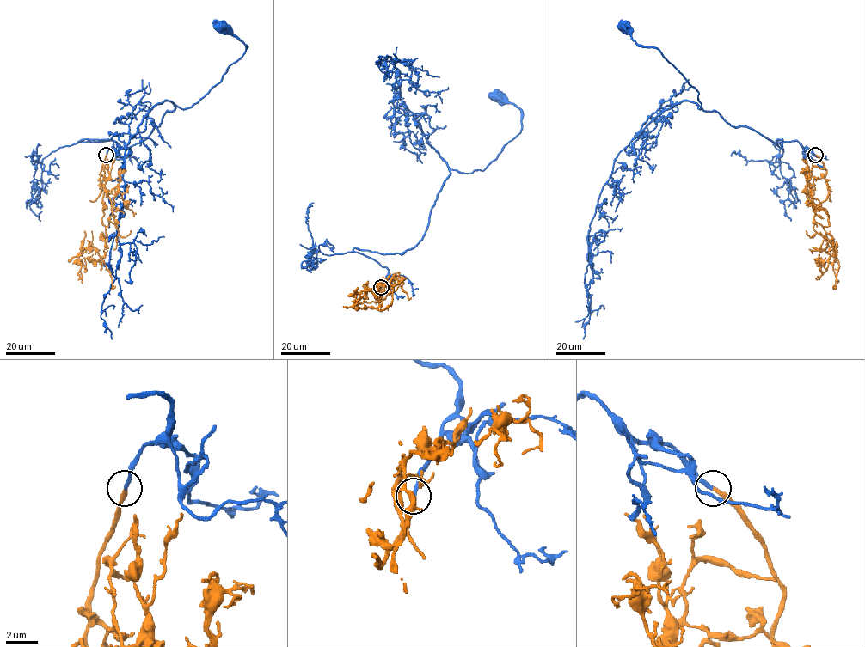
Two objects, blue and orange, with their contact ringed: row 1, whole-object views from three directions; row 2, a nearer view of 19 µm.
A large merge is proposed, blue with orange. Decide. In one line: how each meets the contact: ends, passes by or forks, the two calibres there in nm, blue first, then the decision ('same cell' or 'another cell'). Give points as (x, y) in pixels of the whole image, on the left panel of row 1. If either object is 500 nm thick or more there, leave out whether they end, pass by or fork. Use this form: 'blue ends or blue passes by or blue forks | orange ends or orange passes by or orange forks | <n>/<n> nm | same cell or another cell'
blue ends | orange ends | 240/300 nm | same cell

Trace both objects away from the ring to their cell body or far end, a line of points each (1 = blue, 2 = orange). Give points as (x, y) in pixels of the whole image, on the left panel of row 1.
1: (106, 155), (112, 141), (77, 142), (128, 148), (220, 82), (246, 49), (223, 27)
2: (106, 155), (100, 180), (112, 214), (104, 254), (88, 247), (79, 255), (84, 272), (87, 258), (103, 262)

